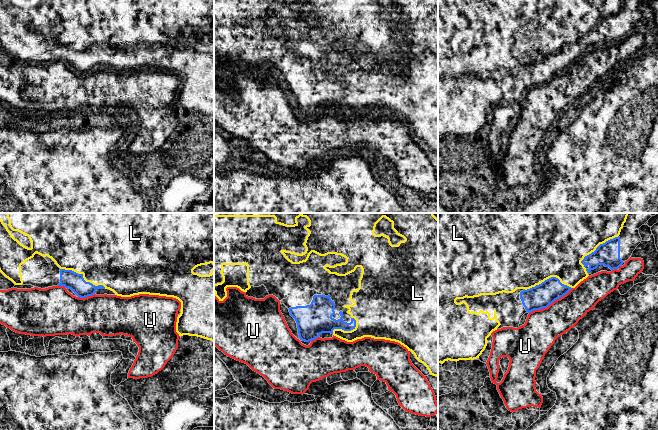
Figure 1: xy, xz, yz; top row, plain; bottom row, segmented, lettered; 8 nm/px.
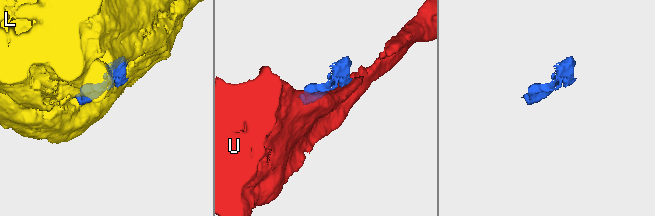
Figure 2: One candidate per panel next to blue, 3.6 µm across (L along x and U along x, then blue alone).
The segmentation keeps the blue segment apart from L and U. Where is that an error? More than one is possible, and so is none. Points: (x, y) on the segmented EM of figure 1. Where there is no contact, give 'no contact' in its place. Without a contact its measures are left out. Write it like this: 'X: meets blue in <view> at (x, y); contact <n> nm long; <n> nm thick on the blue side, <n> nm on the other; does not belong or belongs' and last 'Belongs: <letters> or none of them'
L: meets blue in yz at (594, 251); contact 400 nm long; 190 nm thick on the blue side, 480 nm on the other; belongs
U: meets blue in yz at (550, 303); contact 400 nm long; 190 nm thick on the blue side, 280 nm on the other; does not belong
Belongs: L

